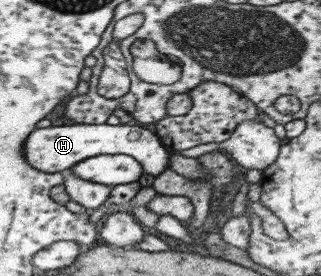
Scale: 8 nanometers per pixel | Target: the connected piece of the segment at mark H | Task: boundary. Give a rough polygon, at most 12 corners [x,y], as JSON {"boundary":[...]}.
{"boundary":[[140,125],[36,128],[24,144],[31,167],[63,173],[100,154],[133,156],[147,174],[170,150]]}

